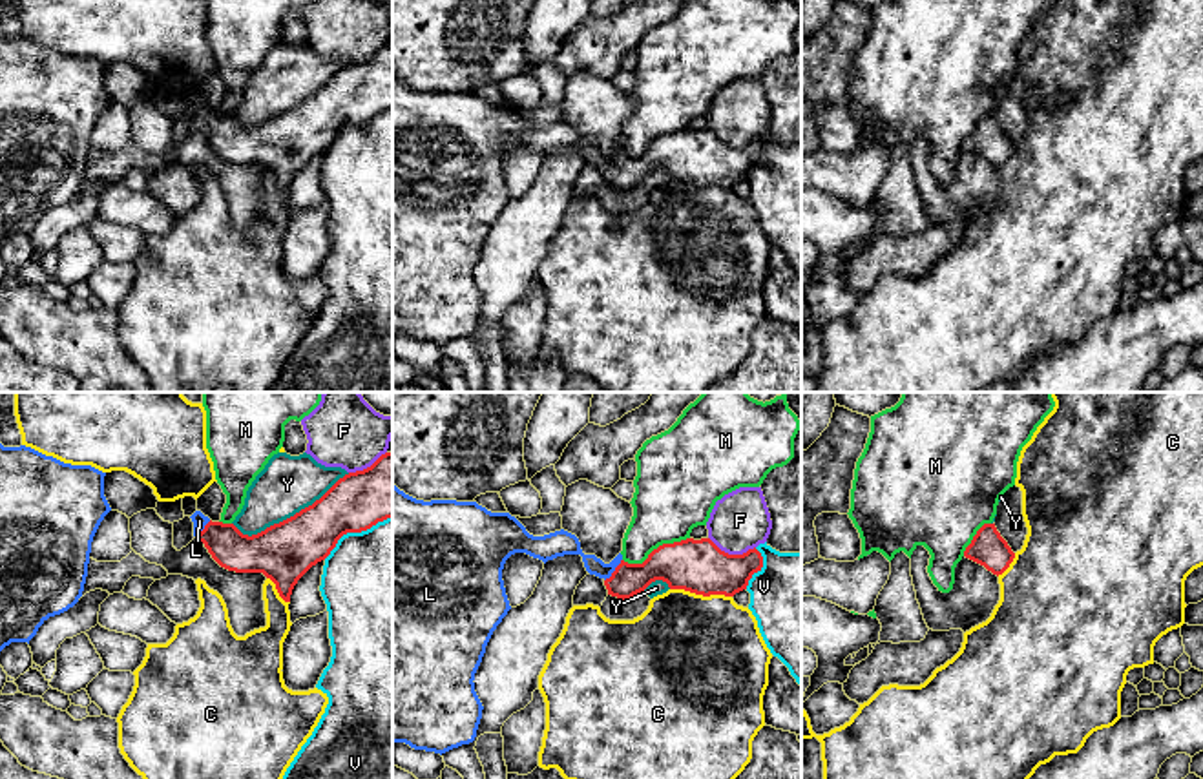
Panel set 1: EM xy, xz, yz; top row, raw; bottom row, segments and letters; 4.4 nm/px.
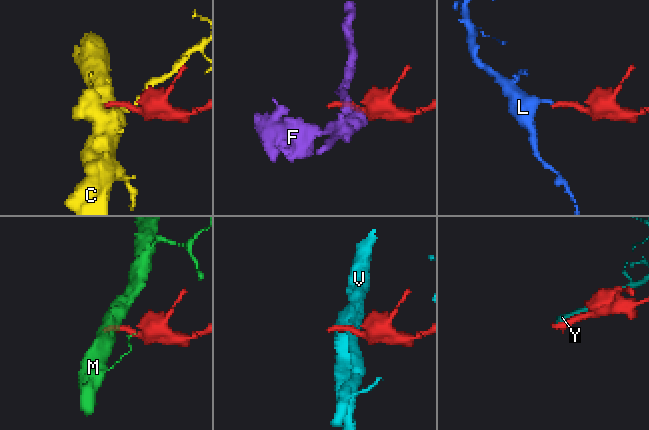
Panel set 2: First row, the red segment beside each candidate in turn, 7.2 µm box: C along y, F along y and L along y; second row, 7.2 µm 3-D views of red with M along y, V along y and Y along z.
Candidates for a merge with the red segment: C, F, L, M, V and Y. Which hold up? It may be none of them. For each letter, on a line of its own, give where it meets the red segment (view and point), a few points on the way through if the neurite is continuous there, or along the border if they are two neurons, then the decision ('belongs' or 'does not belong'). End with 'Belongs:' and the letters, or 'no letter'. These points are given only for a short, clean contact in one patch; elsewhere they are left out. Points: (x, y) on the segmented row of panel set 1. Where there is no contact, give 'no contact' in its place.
C: contact xz (701, 593); does not belong
F: contact xz (732, 555); does not belong
L: contact xz (616, 570); way xz (670, 562), (648, 571), (616, 570), (594, 566), (566, 544); belongs
M: contact xz (658, 548); border xz (689, 537), (659, 544), (641, 562), (623, 560); does not belong
V: contact xy (355, 531); does not belong
Y: contact xy (291, 517); does not belong
Belongs: L

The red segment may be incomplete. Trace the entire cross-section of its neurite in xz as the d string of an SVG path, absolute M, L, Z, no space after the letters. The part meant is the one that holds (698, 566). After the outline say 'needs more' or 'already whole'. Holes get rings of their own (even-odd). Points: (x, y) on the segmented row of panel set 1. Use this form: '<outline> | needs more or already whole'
M392 483L392 743L442 755L475 741L484 706L473 680L493 631L511 609L502 569L515 553L544 564L581 555L586 571L604 580L608 595L622 600L655 580L703 597L734 597L763 567L756 547L728 555L710 538L663 544L643 564L628 564L621 553L604 564L584 555L579 538L564 529L533 536L509 513L491 513L476 502L424 502Z | needs more

